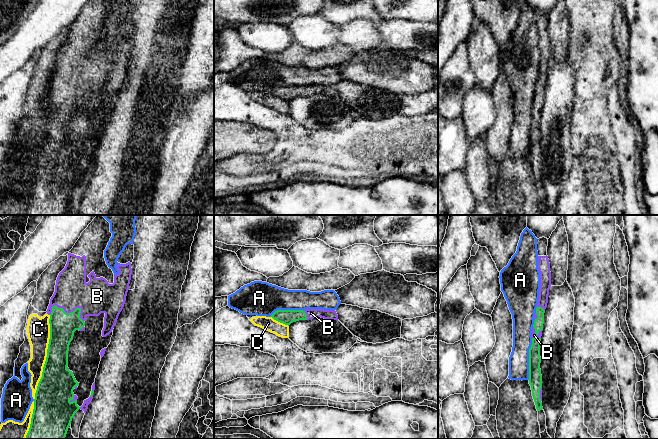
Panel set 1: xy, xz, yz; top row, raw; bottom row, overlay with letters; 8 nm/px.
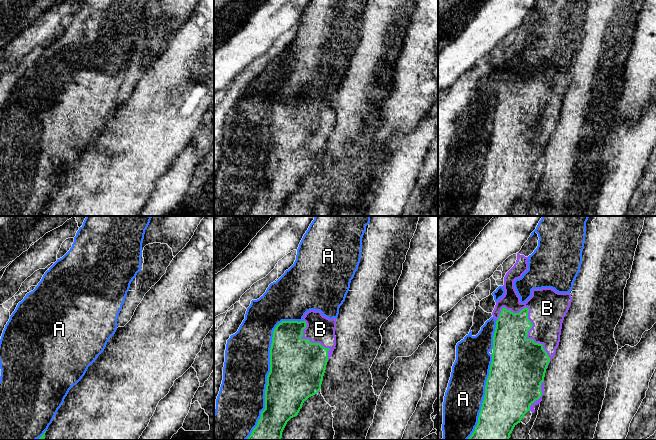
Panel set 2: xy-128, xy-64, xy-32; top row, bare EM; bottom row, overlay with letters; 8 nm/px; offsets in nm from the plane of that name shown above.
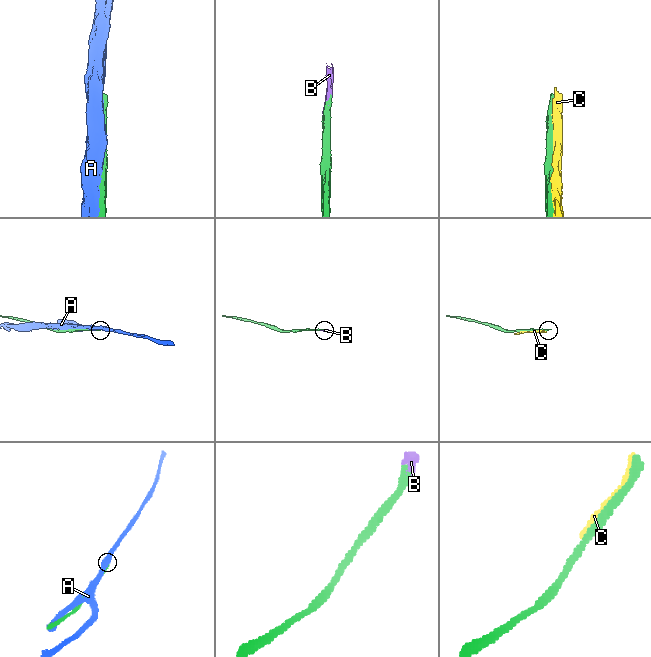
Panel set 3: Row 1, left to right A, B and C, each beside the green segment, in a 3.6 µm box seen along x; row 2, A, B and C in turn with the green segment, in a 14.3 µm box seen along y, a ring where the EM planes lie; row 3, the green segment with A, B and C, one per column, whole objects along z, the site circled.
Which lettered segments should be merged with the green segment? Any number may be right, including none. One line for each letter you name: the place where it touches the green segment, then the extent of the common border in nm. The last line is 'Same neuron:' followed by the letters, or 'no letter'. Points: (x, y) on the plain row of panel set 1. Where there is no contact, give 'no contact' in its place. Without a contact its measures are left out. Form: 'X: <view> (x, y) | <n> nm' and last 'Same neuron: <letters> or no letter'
B: xy (69, 89) | 280 nm
Same neuron: B

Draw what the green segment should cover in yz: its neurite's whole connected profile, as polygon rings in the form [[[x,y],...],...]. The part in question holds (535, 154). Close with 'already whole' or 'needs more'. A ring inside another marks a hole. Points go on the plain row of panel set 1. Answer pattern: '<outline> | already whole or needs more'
[[[537,15],[538,45],[540,48],[539,75],[534,92],[532,104],[532,121],[529,125],[529,160],[537,187],[542,183],[542,151],[540,145],[540,119],[544,100],[544,89],[548,79],[549,65],[551,62],[550,39],[547,32],[548,15]]] | needs more

